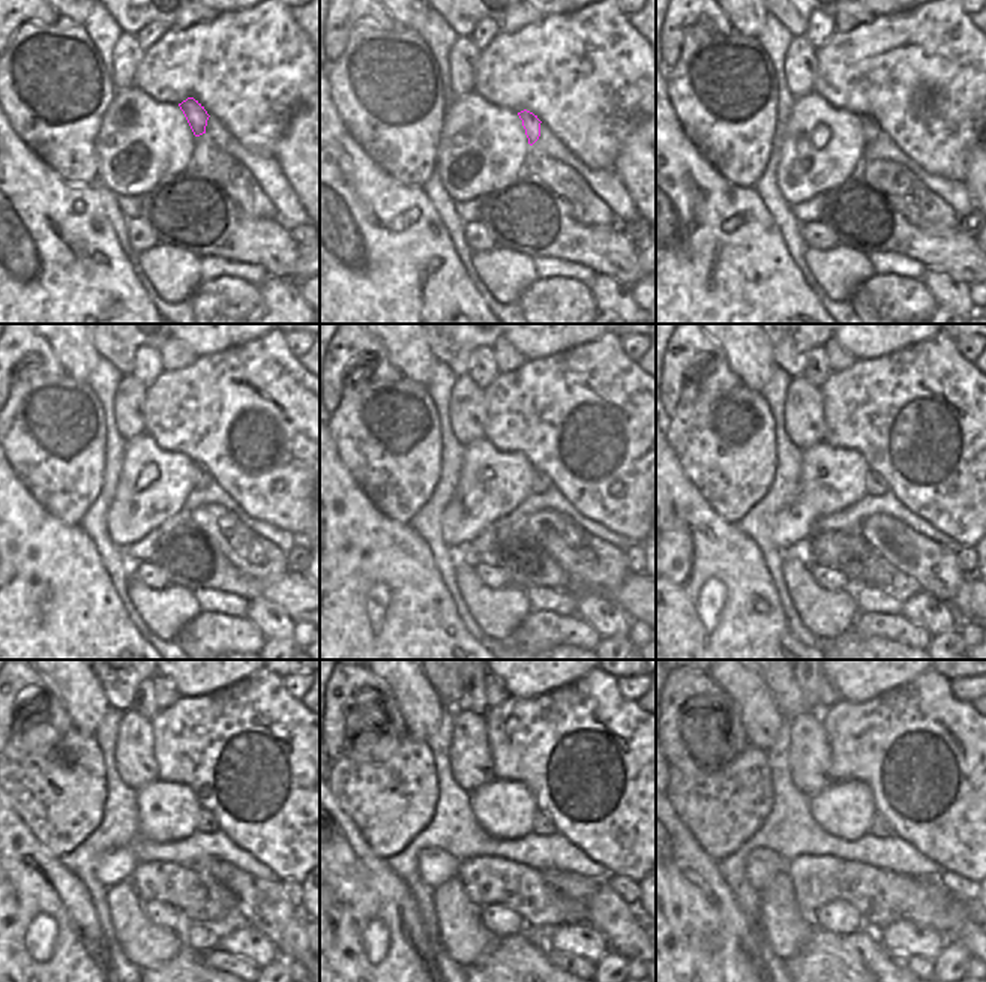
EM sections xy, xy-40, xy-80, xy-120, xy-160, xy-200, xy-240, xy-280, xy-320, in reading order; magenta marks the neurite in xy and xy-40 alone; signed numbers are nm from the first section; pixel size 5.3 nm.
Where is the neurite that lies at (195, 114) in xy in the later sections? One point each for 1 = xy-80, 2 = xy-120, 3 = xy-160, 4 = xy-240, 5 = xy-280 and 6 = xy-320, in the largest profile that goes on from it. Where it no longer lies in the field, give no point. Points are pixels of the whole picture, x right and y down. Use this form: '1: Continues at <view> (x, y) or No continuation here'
1: Continues at xy-80 (871, 128)
2: Continues at xy-120 (203, 477)
3: Continues at xy-160 (541, 483)
4: Continues at xy-240 (207, 823)
5: Continues at xy-280 (544, 825)
6: Continues at xy-320 (881, 828)

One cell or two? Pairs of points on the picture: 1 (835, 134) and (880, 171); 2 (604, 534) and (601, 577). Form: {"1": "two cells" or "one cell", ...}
{"1": "two cells", "2": "two cells"}

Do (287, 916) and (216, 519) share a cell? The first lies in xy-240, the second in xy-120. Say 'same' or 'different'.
same

